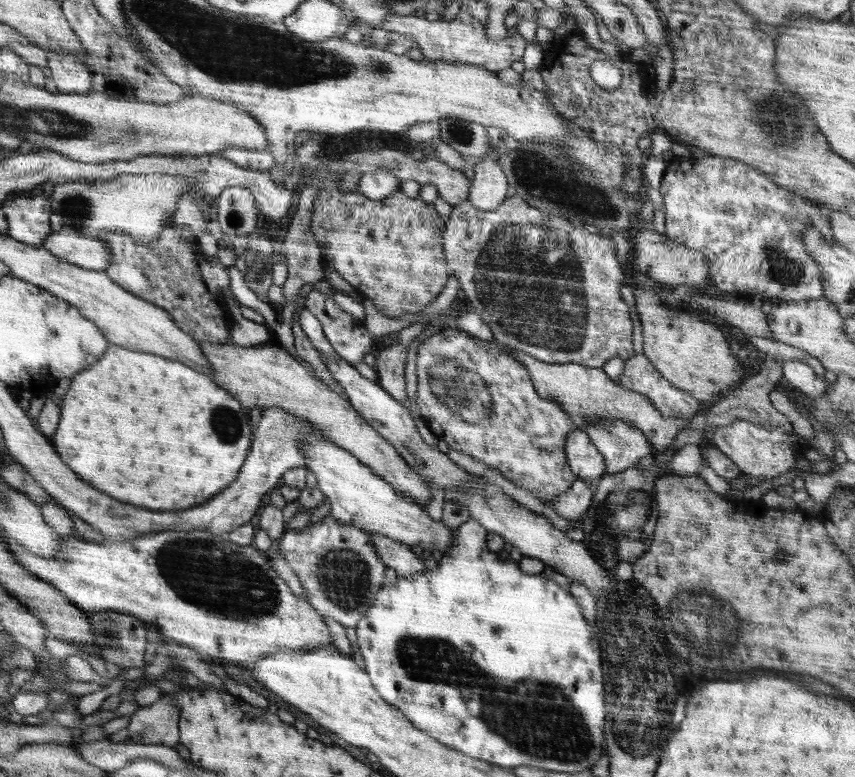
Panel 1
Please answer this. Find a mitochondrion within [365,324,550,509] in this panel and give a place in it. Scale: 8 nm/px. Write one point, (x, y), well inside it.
(462, 391)

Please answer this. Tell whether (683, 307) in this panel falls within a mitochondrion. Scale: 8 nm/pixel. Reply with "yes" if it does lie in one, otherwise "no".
no

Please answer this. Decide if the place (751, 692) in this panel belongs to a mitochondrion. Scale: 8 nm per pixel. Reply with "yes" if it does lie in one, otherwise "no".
no

